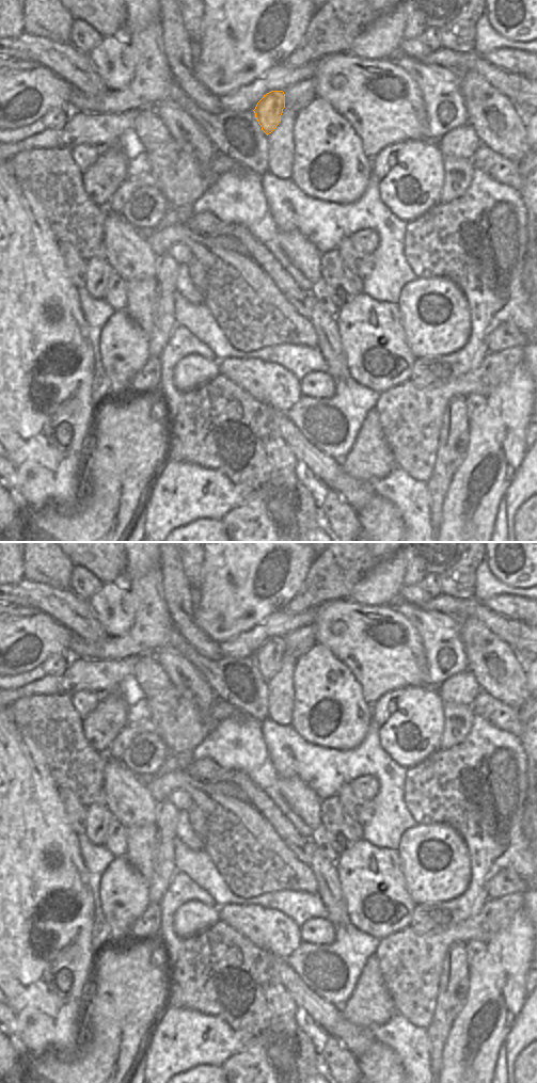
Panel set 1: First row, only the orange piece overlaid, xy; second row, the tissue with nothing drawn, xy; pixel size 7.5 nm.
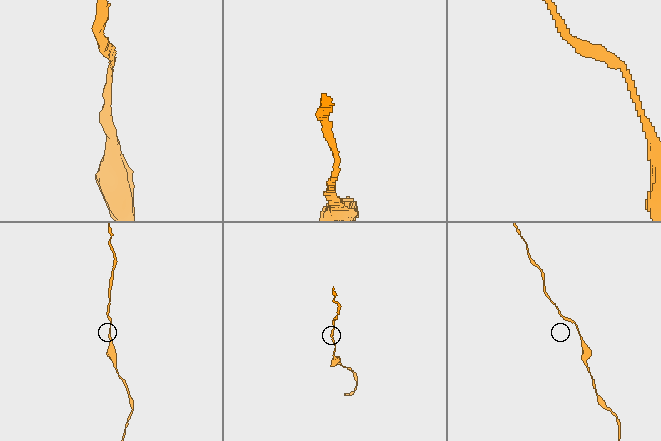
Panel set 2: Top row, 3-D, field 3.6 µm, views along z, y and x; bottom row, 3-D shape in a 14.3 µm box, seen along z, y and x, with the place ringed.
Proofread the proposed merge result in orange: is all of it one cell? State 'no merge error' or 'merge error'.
merge error

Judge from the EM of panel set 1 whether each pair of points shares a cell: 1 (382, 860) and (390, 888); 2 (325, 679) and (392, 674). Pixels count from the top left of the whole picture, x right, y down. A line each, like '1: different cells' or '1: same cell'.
1: same cell
2: different cells

